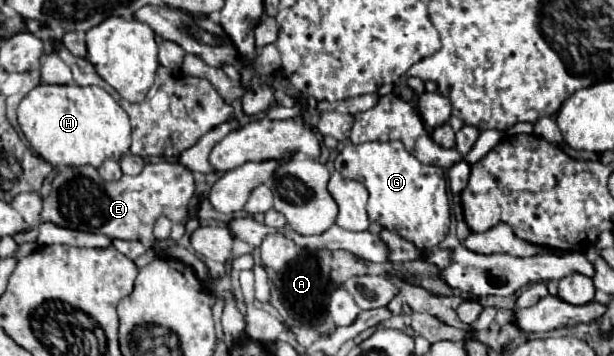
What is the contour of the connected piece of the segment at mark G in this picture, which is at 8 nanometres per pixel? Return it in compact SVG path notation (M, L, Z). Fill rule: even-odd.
M385 141L385 143L361 143L361 145L345 145L333 161L333 169L341 173L345 179L359 181L369 191L367 213L371 223L381 223L385 229L413 241L419 249L431 249L439 245L439 241L447 235L450 227L449 193L445 172L433 165L421 165L409 151L403 149L399 141Z

